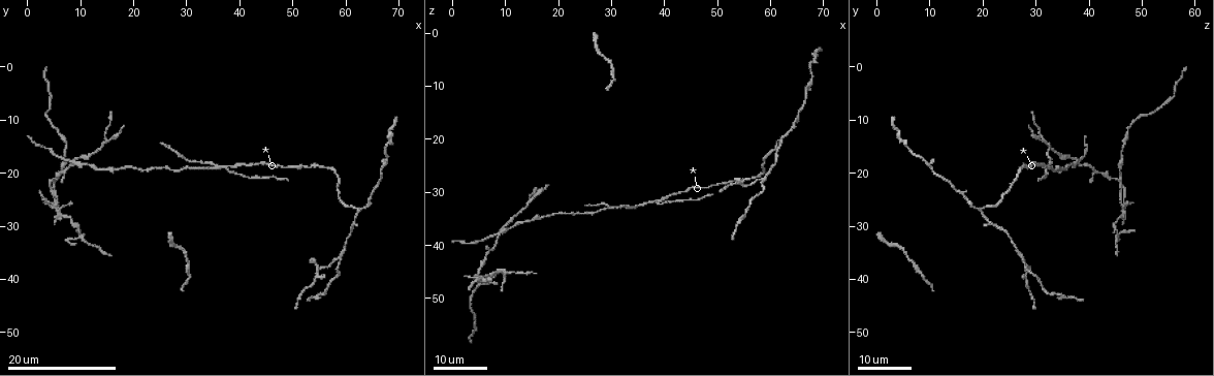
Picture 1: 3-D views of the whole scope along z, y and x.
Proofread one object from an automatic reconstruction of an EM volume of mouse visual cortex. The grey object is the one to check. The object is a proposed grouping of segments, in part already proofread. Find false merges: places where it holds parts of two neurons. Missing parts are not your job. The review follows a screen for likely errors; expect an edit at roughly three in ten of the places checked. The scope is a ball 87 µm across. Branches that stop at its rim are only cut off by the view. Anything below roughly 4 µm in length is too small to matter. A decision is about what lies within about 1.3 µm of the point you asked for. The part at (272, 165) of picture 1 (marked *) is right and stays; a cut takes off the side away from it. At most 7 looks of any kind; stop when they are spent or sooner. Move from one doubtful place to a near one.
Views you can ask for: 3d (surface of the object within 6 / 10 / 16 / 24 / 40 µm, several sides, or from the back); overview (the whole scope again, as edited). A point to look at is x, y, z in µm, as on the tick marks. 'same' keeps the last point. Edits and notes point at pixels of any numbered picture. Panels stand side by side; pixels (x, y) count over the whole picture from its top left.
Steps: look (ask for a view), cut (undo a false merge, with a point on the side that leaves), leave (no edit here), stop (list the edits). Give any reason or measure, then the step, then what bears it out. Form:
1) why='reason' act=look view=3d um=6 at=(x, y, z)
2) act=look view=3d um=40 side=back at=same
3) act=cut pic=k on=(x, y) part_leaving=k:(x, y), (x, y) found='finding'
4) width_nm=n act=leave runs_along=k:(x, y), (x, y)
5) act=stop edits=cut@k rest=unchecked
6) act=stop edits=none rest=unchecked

act=look view=3d um=16 at=(27.5, 20.0, 34.0)

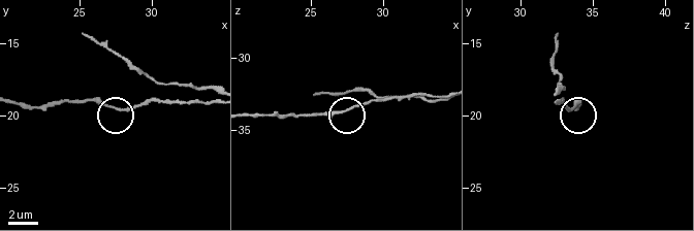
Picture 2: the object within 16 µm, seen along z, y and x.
why='closer look' act=look view=3d um=6 at=(27.8, 19.6, 33.6)

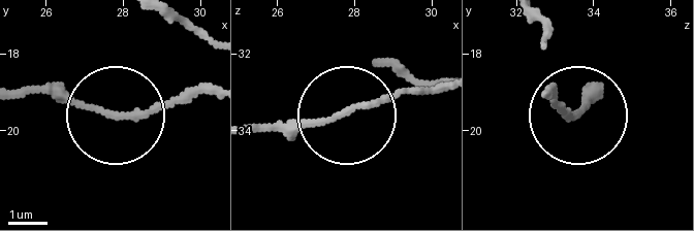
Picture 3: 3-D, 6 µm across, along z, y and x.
act=leave runs_along=3:(208, 93), (109, 116), (21, 90) found='continuous, no second neuron'

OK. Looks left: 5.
why='looks like a crossing' act=look view=3d um=16 at=(8.5, 18.5, 38.0)

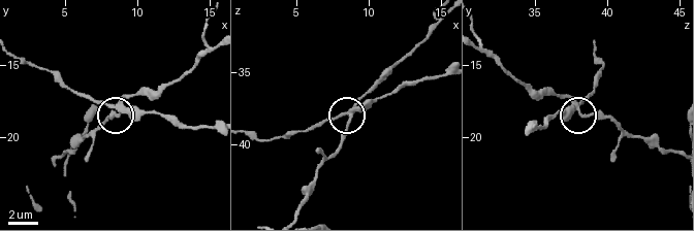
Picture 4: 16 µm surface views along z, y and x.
act=look view=3d um=10 at=(8.6, 18.4, 38.2)

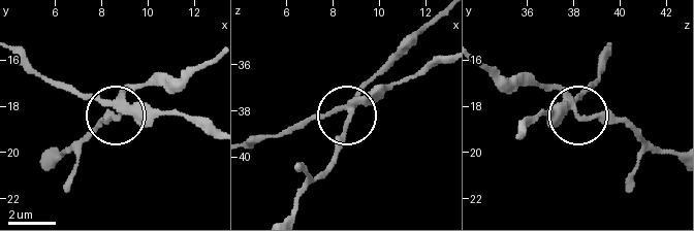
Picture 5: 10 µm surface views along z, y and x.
side_arm_um=16 arms=4 act=cut pic=5 on=(345, 139) found='two neurons meet here'

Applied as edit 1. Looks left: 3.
act=look view=overview

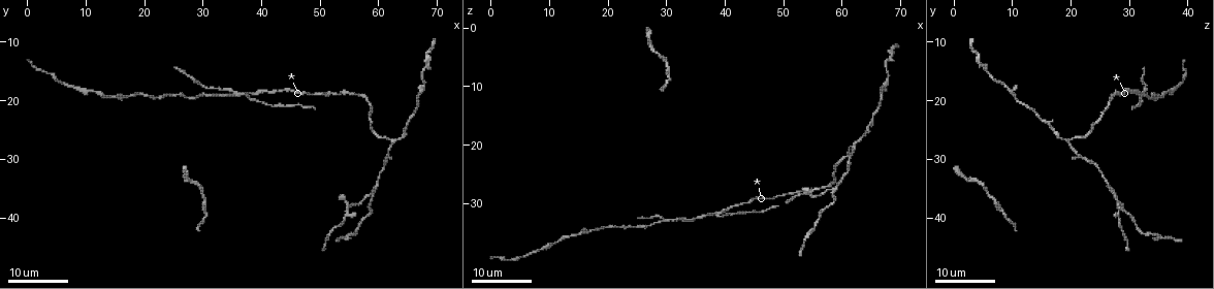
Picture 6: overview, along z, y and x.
act=look view=3d um=16 at=(53.0, 19.0, 28.0)

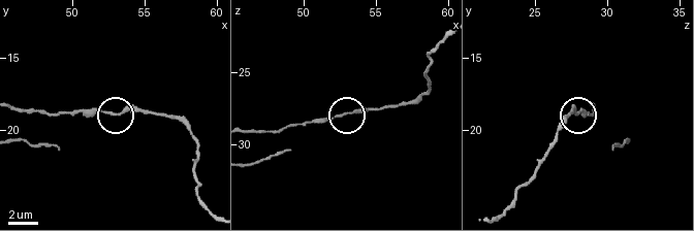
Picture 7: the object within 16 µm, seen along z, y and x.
act=look view=3d um=6 at=(52.6, 18.8, 28.0)

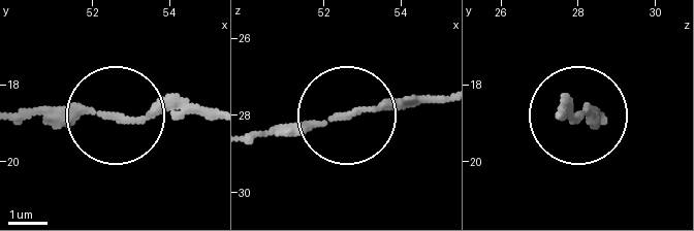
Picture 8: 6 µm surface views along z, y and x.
width_nm=130 act=leave runs_along=8:(22, 121), (210, 110) found='one neuron here'

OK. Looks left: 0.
act=stop edits=cut@5 rest=unchecked

